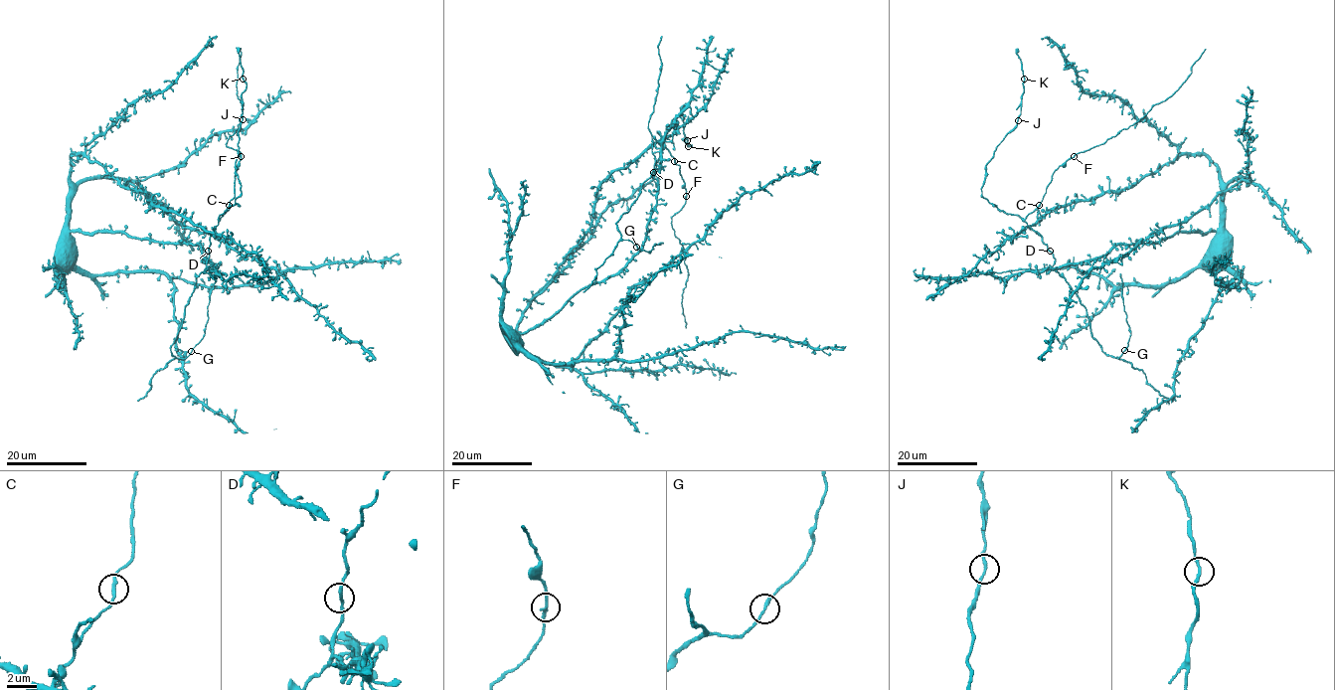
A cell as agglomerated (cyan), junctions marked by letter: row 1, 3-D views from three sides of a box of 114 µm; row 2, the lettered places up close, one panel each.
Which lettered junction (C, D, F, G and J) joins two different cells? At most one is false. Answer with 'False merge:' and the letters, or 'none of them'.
False merge: none of them

